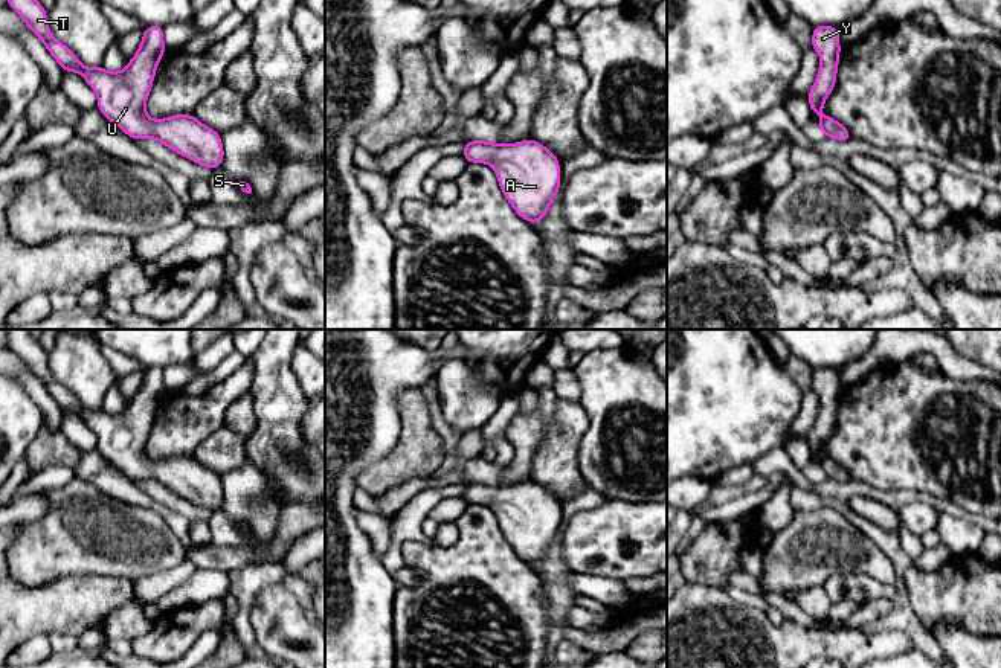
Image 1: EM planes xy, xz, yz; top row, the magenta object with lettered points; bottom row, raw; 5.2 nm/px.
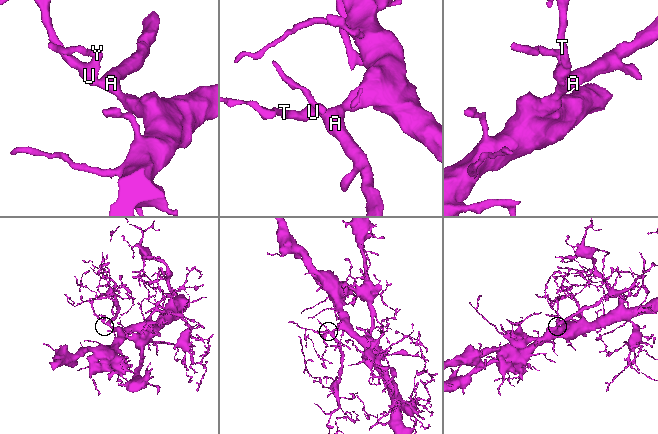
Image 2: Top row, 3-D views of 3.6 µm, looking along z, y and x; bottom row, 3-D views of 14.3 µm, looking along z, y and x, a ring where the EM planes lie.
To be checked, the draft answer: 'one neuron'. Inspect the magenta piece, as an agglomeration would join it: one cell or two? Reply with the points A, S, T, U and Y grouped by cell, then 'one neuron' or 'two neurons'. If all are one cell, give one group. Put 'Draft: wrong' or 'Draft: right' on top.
Draft: right
A S T U Y | one neuron

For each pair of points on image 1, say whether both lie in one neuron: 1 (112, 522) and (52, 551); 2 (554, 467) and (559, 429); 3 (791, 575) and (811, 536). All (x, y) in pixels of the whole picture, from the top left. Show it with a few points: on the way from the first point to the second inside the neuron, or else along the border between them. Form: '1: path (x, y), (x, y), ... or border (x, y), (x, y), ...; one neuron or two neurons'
1: path (96, 533), (83, 533), (67, 542); one neuron
2: path (557, 458), (559, 438); one neuron
3: path (791, 566), (811, 545); one neuron

